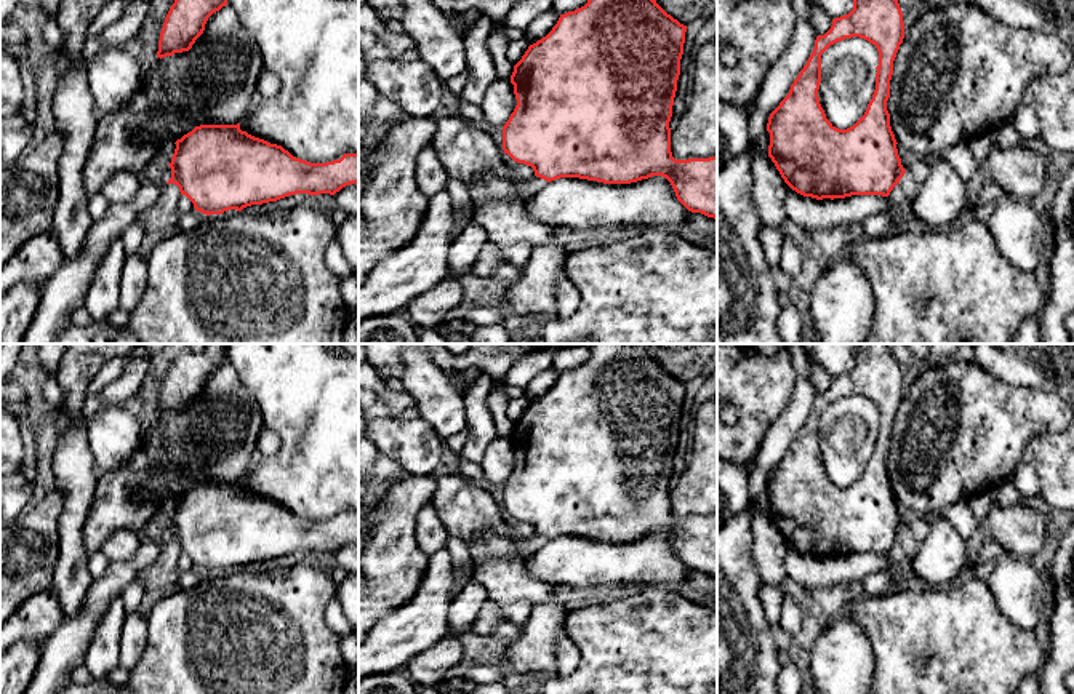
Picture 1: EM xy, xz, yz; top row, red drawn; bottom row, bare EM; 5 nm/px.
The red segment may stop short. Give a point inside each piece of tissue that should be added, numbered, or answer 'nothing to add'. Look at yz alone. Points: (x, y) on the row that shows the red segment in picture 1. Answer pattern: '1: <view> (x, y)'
1: yz (917, 170)

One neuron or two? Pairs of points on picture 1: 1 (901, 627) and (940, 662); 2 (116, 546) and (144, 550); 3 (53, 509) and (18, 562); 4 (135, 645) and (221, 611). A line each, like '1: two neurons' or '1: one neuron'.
1: one neuron
2: two neurons
3: one neuron
4: two neurons

